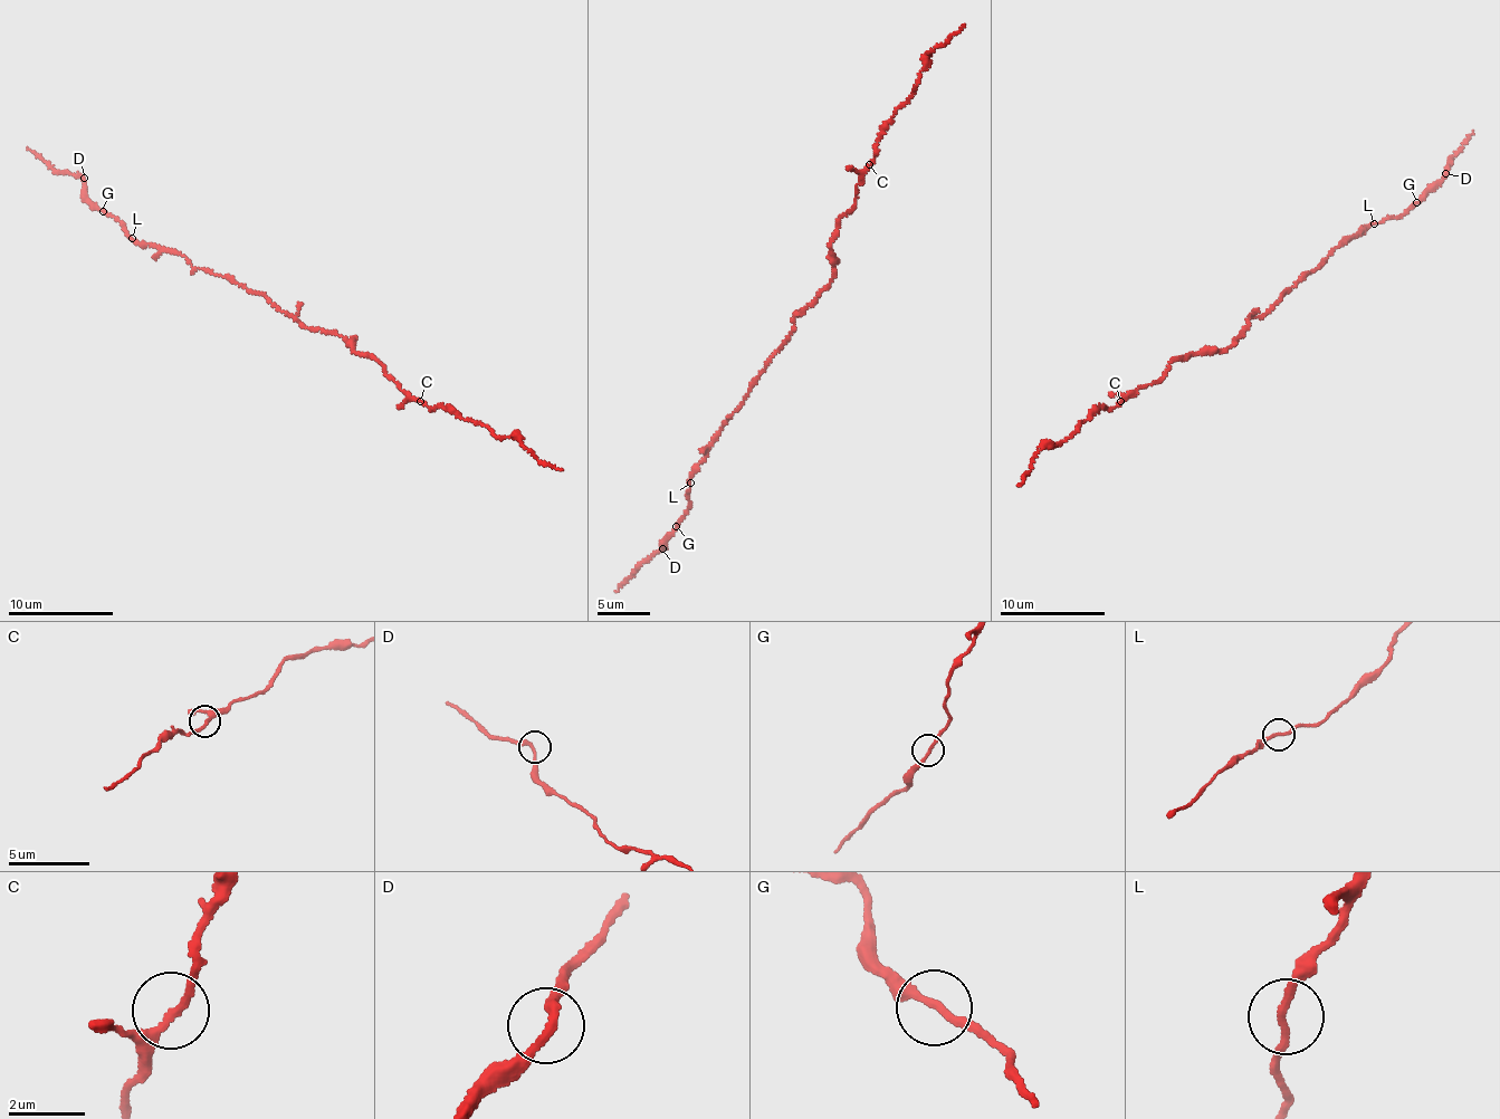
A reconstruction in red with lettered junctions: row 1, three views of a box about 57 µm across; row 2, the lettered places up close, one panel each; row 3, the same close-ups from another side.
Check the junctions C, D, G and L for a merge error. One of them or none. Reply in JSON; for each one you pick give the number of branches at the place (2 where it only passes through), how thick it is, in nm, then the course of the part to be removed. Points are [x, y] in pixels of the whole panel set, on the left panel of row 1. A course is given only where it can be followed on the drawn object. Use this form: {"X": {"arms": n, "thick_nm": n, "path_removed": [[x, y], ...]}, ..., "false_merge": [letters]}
{"false_merge": []}

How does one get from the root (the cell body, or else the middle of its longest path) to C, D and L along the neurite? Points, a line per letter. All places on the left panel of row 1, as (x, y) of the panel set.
C: (296, 321), (307, 327), (343, 337), (357, 353), (375, 360), (419, 401)
D: (296, 321), (241, 284), (194, 267), (179, 254), (133, 239), (117, 219), (87, 198), (84, 178)
L: (296, 321), (268, 298), (250, 292), (241, 284), (194, 267), (179, 254), (146, 246), (132, 238)

